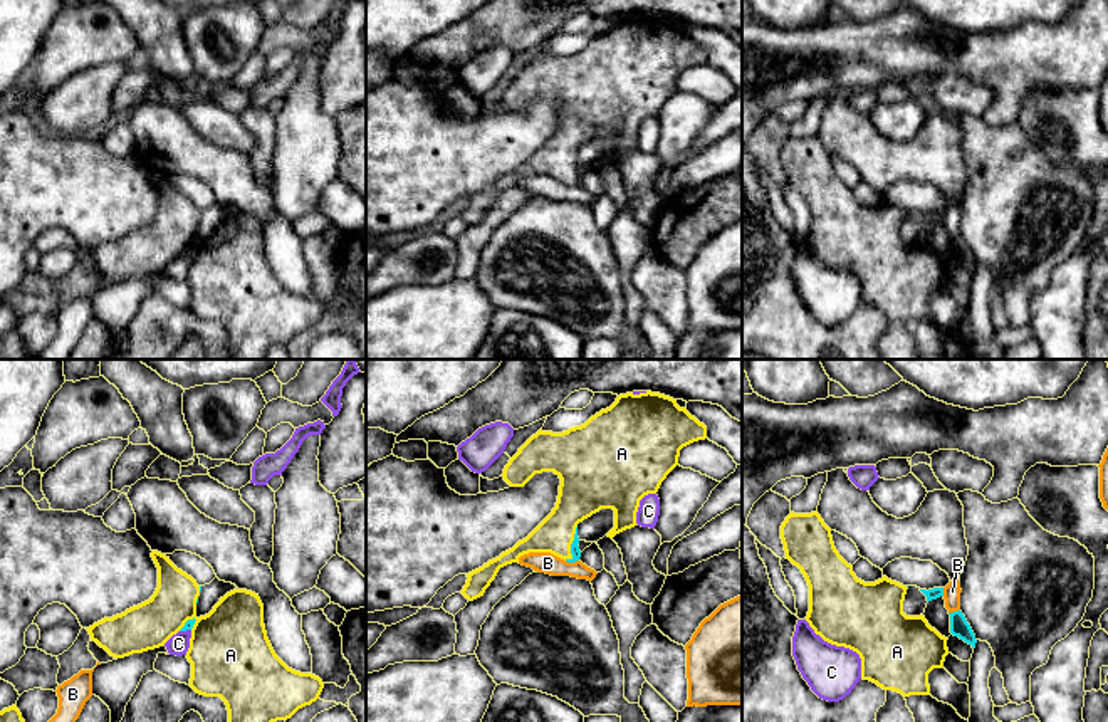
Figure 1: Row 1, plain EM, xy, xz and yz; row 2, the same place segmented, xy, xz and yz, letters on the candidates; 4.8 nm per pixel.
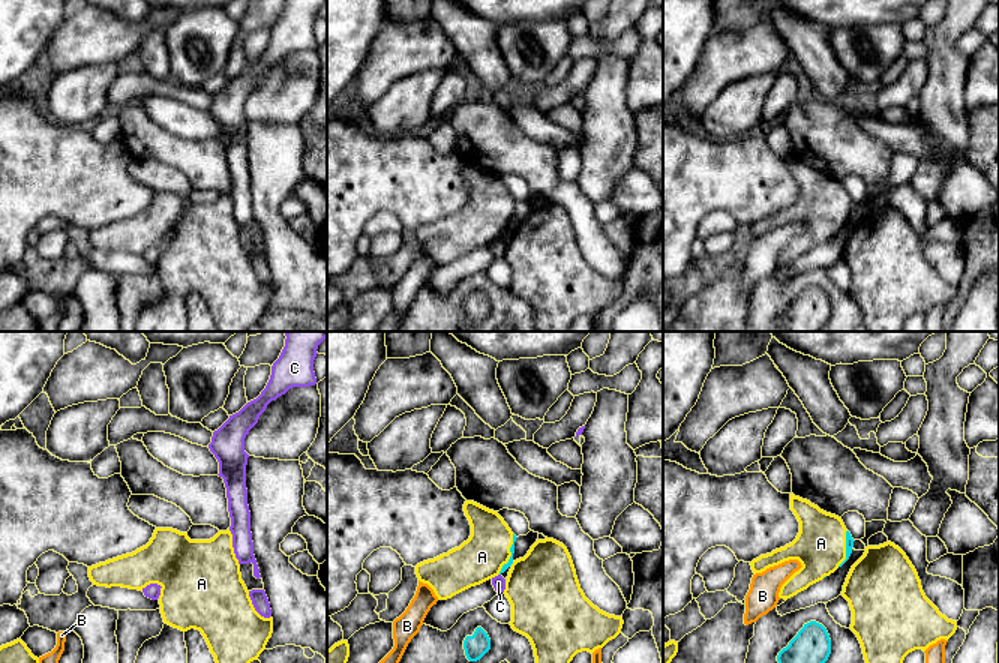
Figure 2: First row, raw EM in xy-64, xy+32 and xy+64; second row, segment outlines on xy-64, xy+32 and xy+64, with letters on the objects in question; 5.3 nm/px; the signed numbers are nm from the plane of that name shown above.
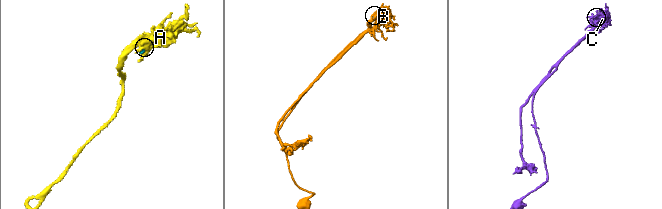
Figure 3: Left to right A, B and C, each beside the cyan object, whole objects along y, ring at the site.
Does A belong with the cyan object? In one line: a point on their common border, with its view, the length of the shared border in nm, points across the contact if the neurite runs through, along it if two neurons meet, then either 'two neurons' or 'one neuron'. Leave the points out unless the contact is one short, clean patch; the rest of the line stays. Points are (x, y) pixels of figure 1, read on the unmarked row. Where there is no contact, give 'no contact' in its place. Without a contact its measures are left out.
contact xz (571, 168); length 180 nm; way xz (574, 173), (571, 168), (569, 135), (581, 118); one neuron

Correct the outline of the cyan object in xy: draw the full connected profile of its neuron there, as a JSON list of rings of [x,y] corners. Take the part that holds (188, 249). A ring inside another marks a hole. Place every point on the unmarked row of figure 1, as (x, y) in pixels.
[[[153,175],[158,191],[154,218],[121,238],[104,242],[87,252],[96,265],[114,282],[163,270],[178,255],[191,255],[186,282],[191,287],[190,311],[205,321],[220,321],[228,334],[233,359],[265,359],[269,349],[290,343],[299,332],[316,326],[324,312],[319,301],[289,292],[274,275],[259,218],[247,213],[227,217],[205,240],[196,240],[201,210],[178,193],[170,181]]]

